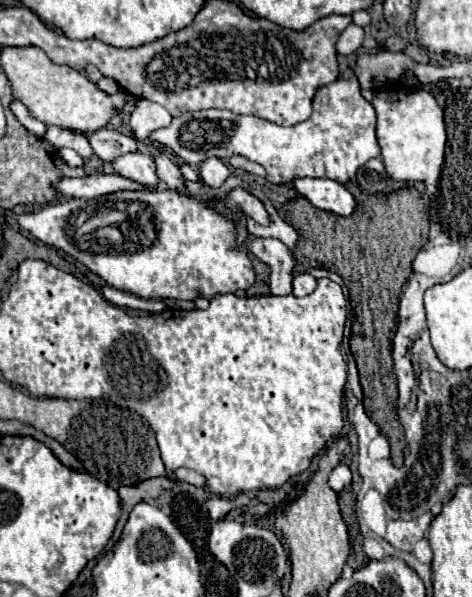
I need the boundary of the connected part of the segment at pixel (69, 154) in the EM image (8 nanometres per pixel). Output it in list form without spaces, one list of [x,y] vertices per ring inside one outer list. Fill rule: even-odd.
[[[60,148],[58,154],[60,154],[60,158],[64,158],[64,162],[68,162],[68,166],[82,166],[84,164],[84,160],[72,148]]]

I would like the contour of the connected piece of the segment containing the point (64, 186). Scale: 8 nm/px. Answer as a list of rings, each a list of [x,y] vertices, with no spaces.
[[[94,174],[84,178],[58,180],[54,184],[54,190],[62,198],[98,198],[118,190],[144,190],[144,186],[120,174]]]

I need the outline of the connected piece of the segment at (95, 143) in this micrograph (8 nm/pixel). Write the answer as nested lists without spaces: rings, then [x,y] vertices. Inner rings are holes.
[[[102,128],[92,132],[88,136],[88,142],[102,160],[114,160],[118,158],[118,154],[130,152],[130,146],[132,146],[132,140],[128,140],[128,148],[126,148],[124,136],[118,136],[118,130],[114,128]]]

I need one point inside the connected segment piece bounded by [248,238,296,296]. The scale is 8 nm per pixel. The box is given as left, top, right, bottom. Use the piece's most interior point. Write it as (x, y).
(280, 259)

